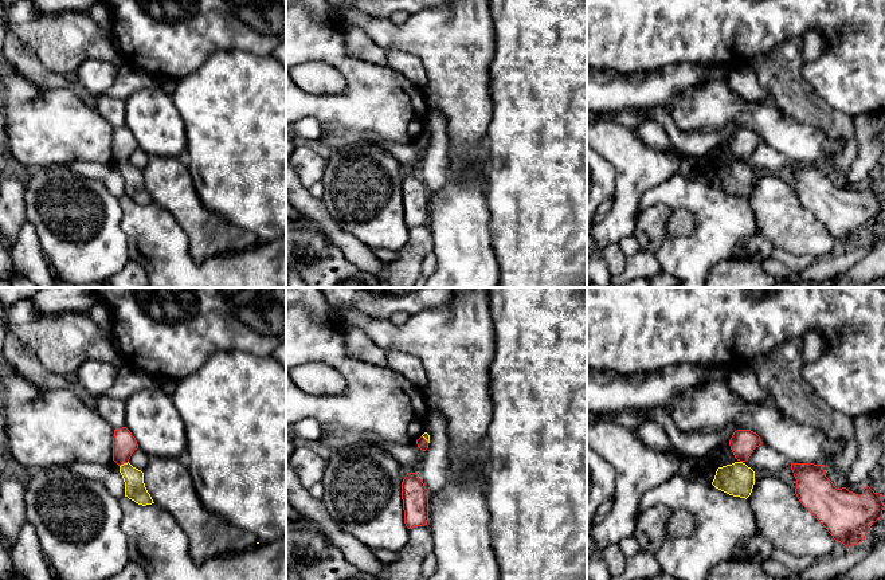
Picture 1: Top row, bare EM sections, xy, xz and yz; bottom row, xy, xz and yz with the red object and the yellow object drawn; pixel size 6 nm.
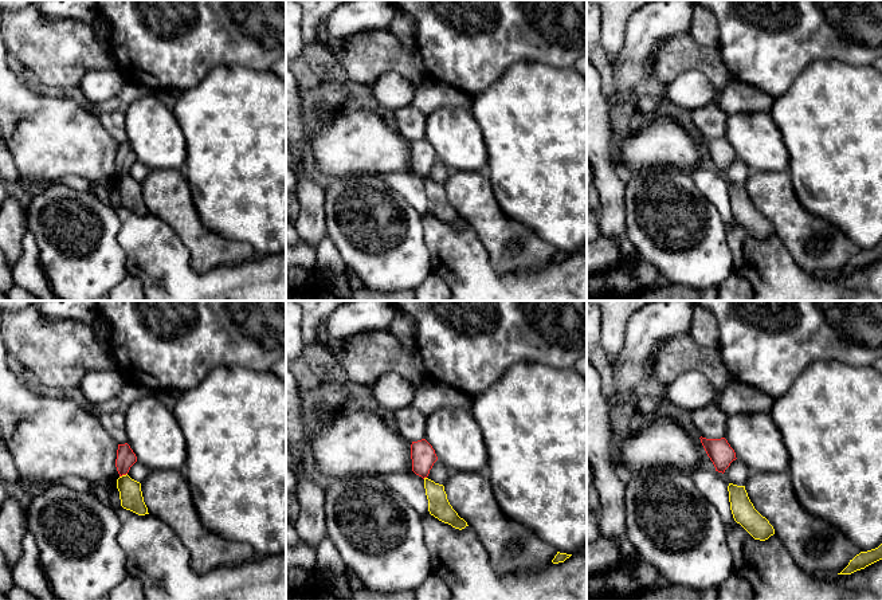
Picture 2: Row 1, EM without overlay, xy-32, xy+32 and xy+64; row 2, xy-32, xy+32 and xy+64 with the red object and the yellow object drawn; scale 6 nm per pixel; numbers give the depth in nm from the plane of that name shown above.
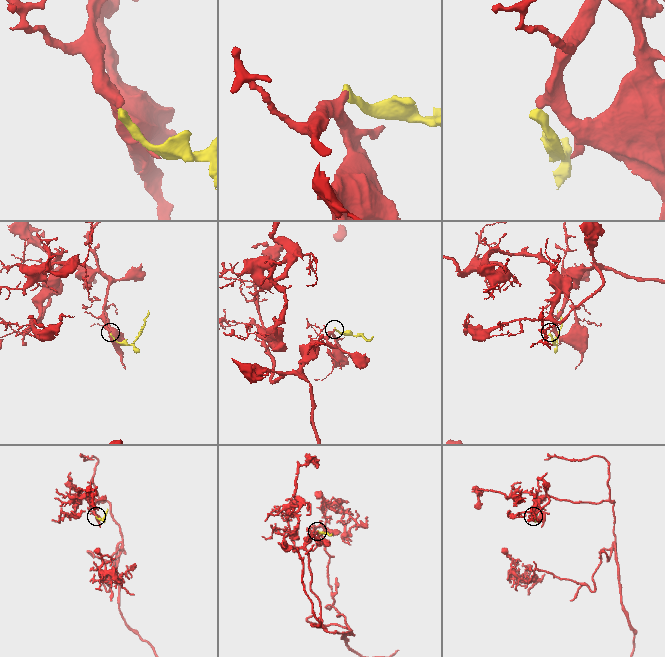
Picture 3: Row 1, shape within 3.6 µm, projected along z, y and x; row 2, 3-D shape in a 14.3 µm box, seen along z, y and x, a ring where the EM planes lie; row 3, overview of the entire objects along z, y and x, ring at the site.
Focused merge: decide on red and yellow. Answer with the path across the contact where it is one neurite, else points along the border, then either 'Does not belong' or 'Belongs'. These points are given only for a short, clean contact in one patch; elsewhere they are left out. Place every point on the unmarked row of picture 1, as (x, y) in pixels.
Boundary: xy (128, 160), (120, 165). Does not belong

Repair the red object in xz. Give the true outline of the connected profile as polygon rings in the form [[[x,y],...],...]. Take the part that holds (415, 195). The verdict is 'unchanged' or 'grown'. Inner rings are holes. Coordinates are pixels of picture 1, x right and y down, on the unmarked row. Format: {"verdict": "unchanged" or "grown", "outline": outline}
{"verdict": "unchanged", "outline": [[[410,172],[402,181],[404,223],[408,228],[427,224],[428,189],[416,172]]]}

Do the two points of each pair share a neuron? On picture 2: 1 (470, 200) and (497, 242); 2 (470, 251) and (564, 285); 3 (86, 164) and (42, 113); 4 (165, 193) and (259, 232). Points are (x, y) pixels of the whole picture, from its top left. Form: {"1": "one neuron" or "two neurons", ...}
{"1": "one neuron", "2": "one neuron", "3": "one neuron", "4": "two neurons"}

